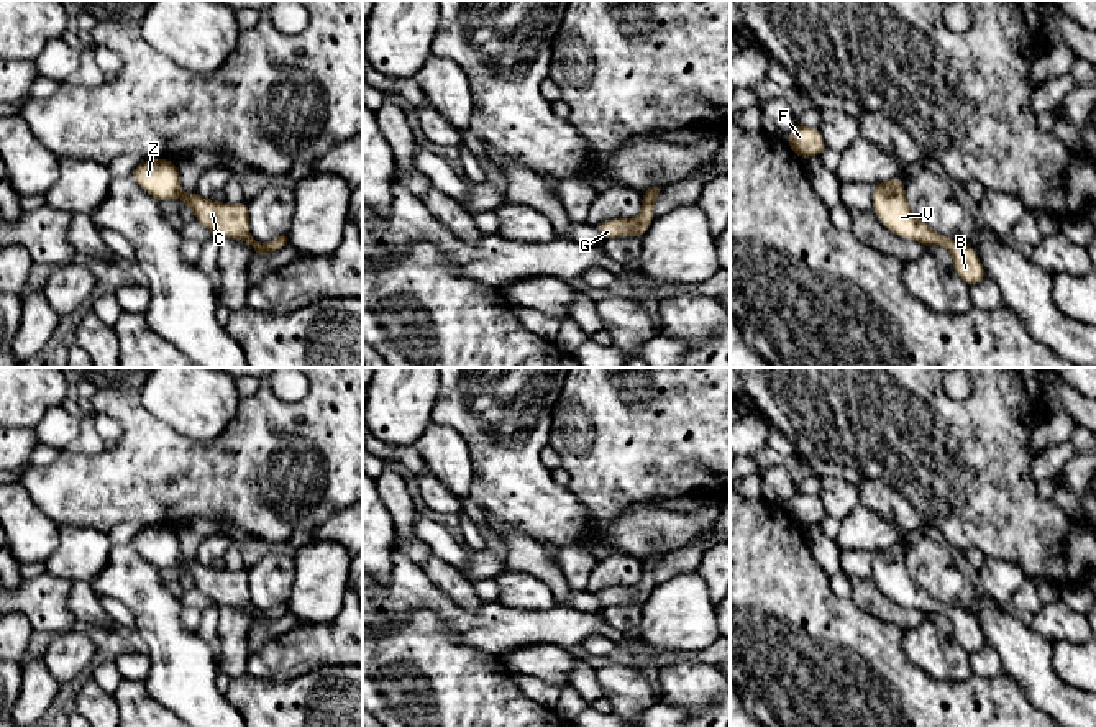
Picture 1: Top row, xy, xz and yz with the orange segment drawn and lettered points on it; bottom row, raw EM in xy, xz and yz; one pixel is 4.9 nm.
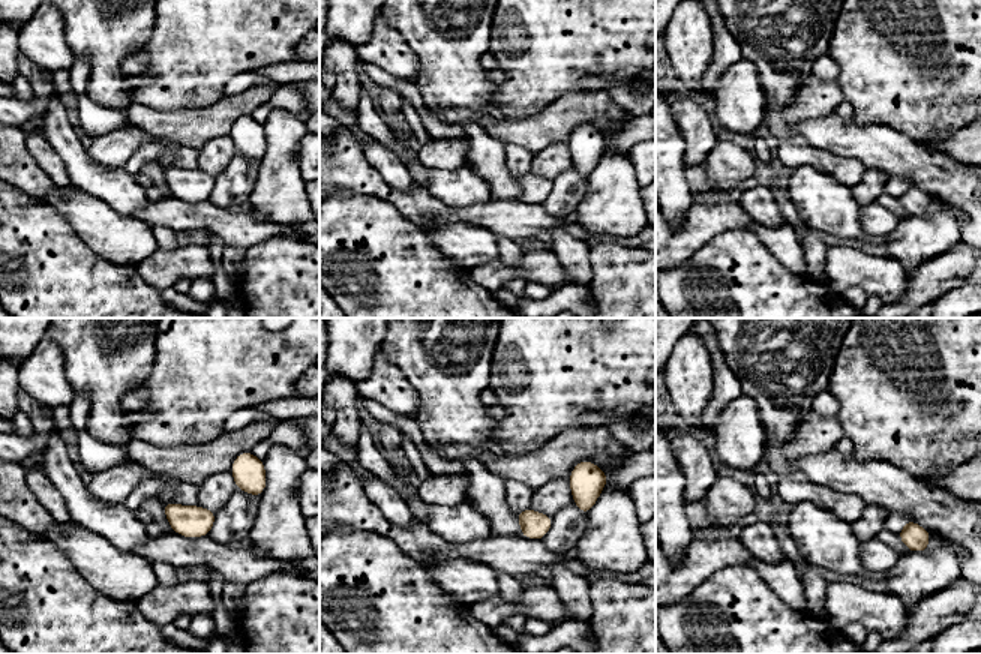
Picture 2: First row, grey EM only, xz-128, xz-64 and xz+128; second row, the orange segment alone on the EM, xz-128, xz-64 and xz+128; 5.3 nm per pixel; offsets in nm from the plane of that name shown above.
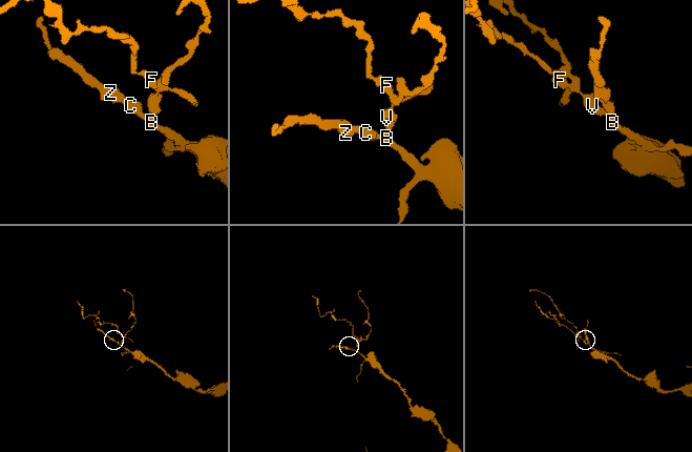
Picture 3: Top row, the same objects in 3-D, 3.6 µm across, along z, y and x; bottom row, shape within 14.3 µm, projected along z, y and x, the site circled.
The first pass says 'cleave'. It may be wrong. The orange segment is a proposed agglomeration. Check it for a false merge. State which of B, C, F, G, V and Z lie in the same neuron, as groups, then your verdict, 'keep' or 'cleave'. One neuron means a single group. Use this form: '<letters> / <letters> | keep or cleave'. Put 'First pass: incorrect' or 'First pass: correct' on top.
First pass: incorrect
B C F G V Z | keep

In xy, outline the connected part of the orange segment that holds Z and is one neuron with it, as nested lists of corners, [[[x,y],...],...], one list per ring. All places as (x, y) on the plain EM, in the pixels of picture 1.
[[[146,527],[133,537],[130,545],[154,565],[161,573],[174,565],[182,566],[182,573],[195,581],[195,589],[207,594],[218,606],[241,607],[248,610],[256,624],[266,624],[287,612],[287,604],[261,610],[249,602],[248,569],[217,571],[202,565],[199,560],[184,561],[180,555],[177,532],[171,527]]]

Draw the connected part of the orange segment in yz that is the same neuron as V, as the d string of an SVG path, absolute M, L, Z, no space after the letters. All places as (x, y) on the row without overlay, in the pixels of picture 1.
M891 545L873 553L873 576L879 589L894 602L916 607L925 614L947 615L953 625L952 638L968 655L980 652L988 642L978 622L965 610L932 597L909 574L901 545Z

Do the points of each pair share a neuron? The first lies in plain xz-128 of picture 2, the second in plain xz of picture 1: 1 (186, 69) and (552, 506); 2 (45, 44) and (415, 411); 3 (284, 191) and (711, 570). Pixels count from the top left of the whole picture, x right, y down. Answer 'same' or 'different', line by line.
1: different
2: different
3: different

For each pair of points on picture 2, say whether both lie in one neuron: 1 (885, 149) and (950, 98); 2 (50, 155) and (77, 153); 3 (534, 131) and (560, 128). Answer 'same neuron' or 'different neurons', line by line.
1: different neurons
2: different neurons
3: same neuron

